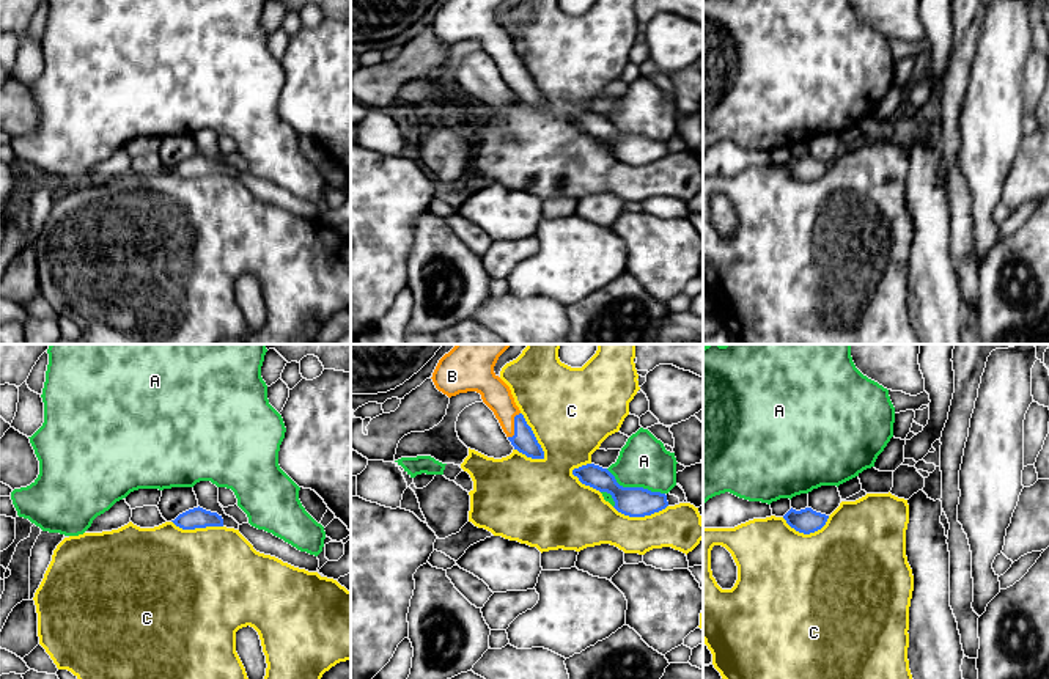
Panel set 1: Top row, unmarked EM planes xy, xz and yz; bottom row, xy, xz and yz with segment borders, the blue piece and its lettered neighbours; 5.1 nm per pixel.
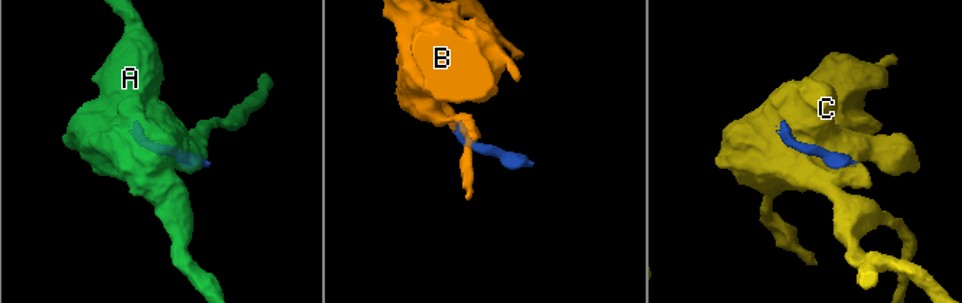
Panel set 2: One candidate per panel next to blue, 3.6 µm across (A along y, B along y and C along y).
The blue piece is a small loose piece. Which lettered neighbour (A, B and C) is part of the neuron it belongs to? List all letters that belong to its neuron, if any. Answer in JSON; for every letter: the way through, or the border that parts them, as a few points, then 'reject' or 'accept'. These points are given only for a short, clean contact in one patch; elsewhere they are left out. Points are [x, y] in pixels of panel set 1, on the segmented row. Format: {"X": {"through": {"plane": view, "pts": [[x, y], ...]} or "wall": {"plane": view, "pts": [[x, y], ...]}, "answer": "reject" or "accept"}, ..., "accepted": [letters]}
{"A": {"answer": "reject"}, "B": {"through": {"plane": "xz", "pts": [[524, 440], [515, 426], [494, 392]]}, "answer": "accept"}, "C": {"answer": "reject"}, "accepted": ["B"]}

